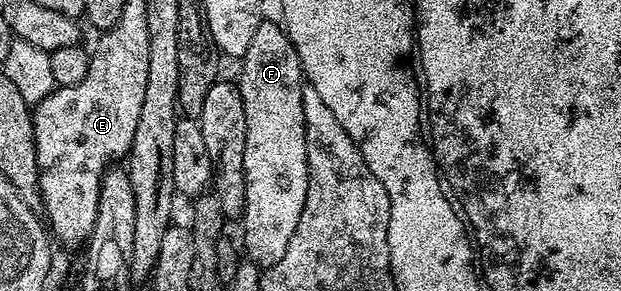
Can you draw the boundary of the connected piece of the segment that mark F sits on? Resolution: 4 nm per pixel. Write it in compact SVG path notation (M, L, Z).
M270 18L263 19L260 26L256 26L256 35L253 36L248 50L240 58L242 73L236 77L238 93L242 95L244 102L244 118L248 122L248 138L246 139L246 149L244 150L244 178L246 179L246 205L240 217L242 223L241 247L244 249L244 256L249 263L257 264L259 269L265 270L276 266L280 258L288 250L288 242L292 242L292 234L296 234L296 222L300 222L300 214L304 210L304 198L308 194L308 162L306 161L306 131L304 130L304 102L302 101L302 89L304 87L304 77L302 74L302 63L296 54L294 44L290 40L285 27L281 23L273 24Z

